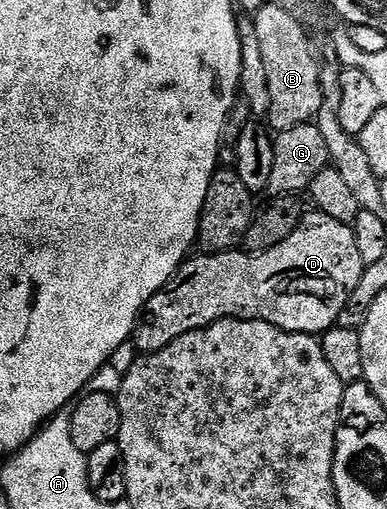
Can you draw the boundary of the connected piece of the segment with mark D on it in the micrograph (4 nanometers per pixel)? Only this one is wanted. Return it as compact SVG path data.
M318 212L304 213L303 222L295 229L293 236L277 244L277 248L258 252L244 252L236 248L226 250L224 254L203 252L198 256L200 258L188 257L165 288L158 290L145 304L133 335L133 346L135 342L140 355L157 352L173 344L173 340L182 334L200 330L222 318L248 318L268 322L294 334L322 335L323 331L338 323L341 308L345 308L353 288L357 288L357 280L361 280L364 268L361 252L357 252L354 229L333 220L333 216Z

